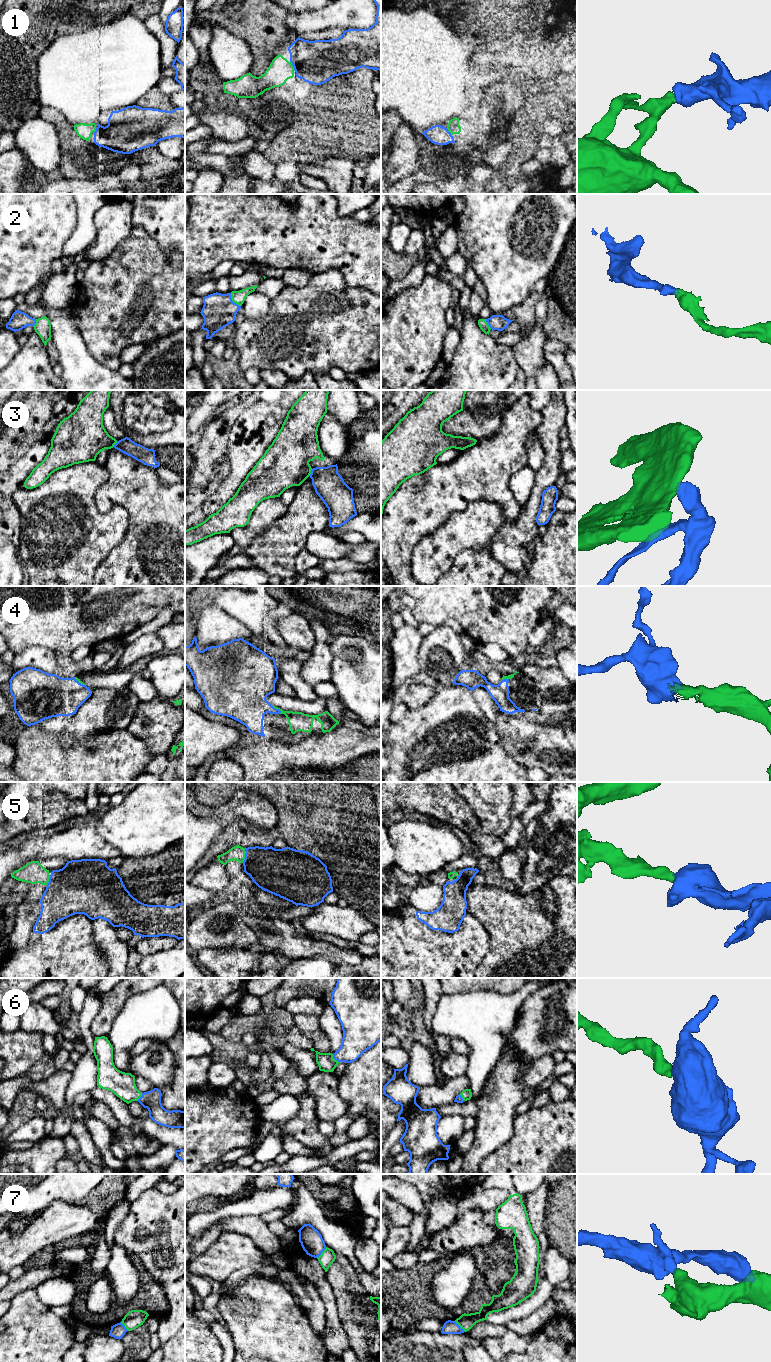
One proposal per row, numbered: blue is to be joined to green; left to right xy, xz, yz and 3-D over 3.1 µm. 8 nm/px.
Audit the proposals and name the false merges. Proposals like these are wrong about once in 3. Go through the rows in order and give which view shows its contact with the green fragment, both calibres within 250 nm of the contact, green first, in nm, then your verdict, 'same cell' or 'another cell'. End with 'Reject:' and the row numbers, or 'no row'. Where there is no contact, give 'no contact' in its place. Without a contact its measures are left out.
1: contact in xz; calibres 190 and 360 nm; same cell
2: contact in xz; calibres 110 and 260 nm; same cell
3: contact in xz; calibres 380 and 240 nm; same cell
4: contact in xz; calibres 160 and 320 nm; same cell
5: contact in xz; calibres 120 and 340 nm; same cell
6: contact in xz; calibres 140 and 240 nm; same cell
7: contact in xz; calibres 120 and 180 nm; another cell
Reject: 7

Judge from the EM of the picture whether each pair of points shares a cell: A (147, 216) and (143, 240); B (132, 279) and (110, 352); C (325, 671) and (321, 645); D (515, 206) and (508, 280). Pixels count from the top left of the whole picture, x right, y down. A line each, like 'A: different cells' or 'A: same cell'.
A: different cells
B: same cell
C: same cell
D: same cell

